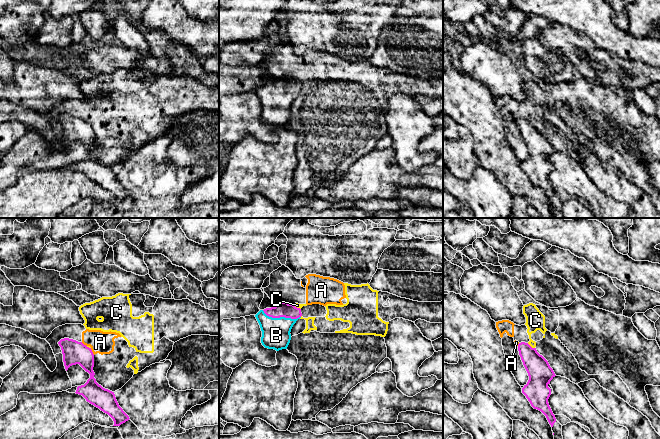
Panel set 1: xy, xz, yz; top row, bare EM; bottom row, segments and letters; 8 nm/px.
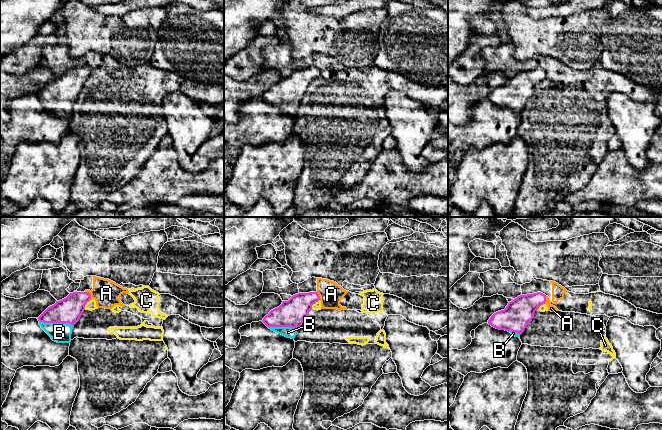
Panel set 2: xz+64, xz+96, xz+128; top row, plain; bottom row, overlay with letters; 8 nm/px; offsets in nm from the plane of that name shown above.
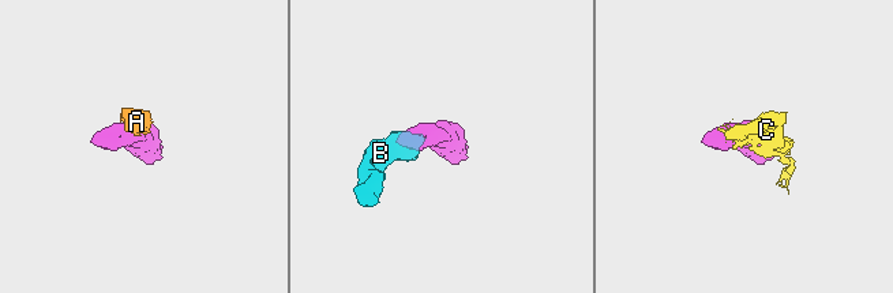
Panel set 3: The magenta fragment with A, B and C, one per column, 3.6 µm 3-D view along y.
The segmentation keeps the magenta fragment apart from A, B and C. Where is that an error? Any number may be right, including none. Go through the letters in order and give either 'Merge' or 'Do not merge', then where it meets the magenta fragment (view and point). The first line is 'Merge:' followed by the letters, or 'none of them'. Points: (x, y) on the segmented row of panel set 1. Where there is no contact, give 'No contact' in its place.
Merge: B
A: Do not merge. Touches magenta at xy (91, 351)
B: Merge. Touches magenta at xz (281, 316)
C: Do not merge. Touches magenta at yz (530, 346)

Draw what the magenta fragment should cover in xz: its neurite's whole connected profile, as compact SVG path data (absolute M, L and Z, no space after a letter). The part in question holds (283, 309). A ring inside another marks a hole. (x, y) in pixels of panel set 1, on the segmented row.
M287 302L260 310L255 317L262 331L262 345L276 351L287 349L291 340L291 329L301 316L301 309Z

